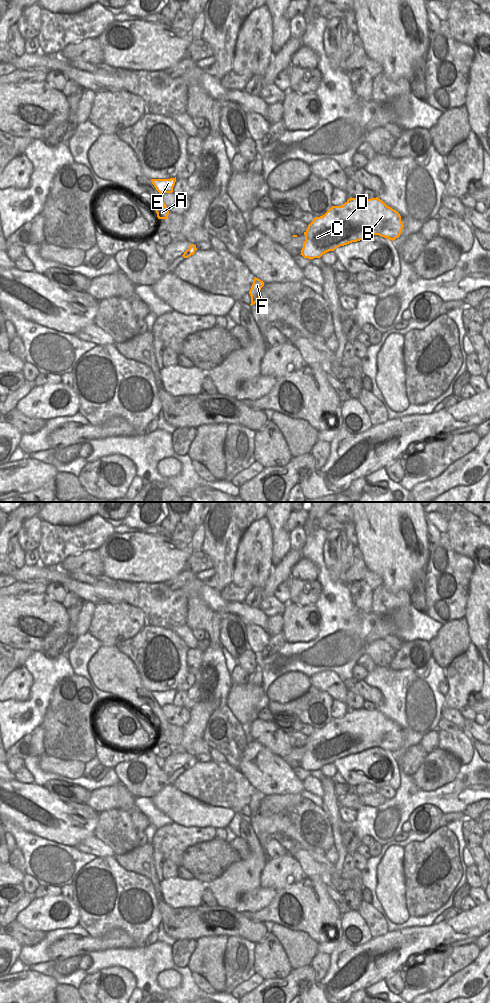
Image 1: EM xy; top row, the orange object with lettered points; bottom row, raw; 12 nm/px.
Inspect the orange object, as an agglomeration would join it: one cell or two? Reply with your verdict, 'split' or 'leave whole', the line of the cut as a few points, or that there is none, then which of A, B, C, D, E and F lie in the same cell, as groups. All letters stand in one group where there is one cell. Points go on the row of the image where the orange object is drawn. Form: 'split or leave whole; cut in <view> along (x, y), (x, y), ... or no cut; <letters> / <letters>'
split; cut in xy along (188, 249), (190, 255); A E / B C D F

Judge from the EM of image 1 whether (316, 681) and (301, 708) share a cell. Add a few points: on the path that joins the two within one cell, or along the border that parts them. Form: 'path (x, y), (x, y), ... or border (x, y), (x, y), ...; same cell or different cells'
border (311, 685), (325, 691), (333, 699); different cells

